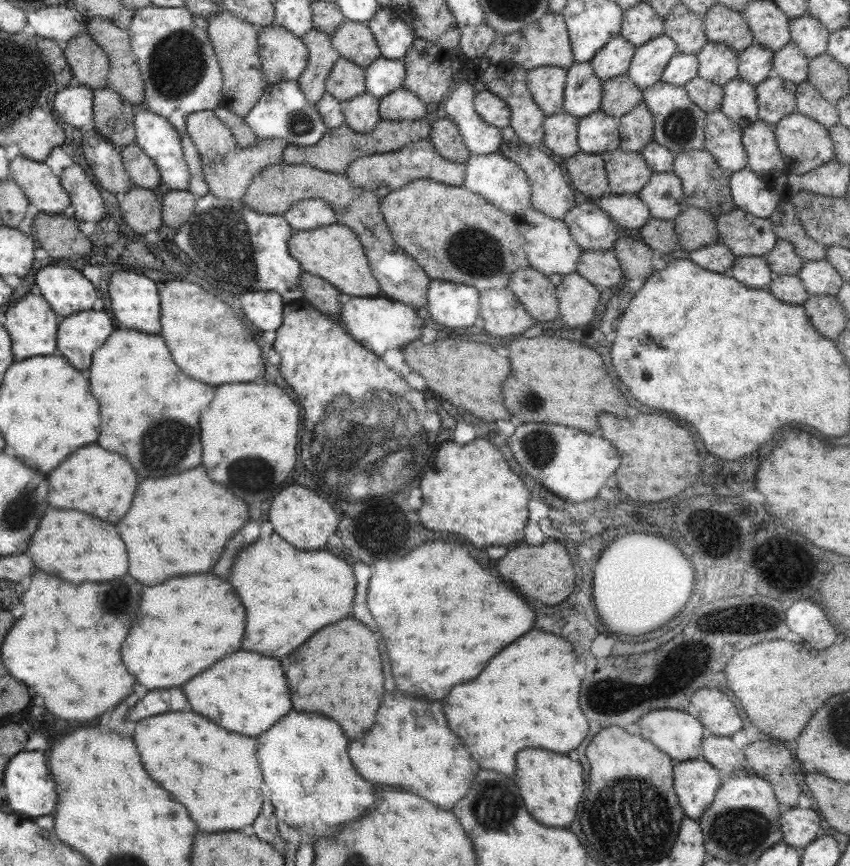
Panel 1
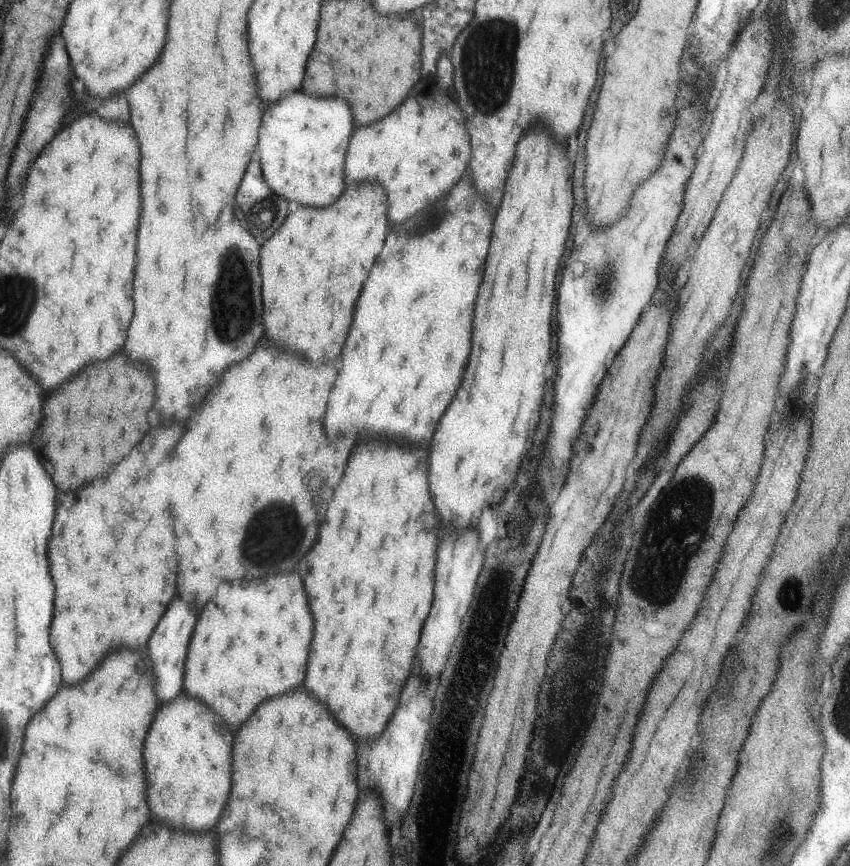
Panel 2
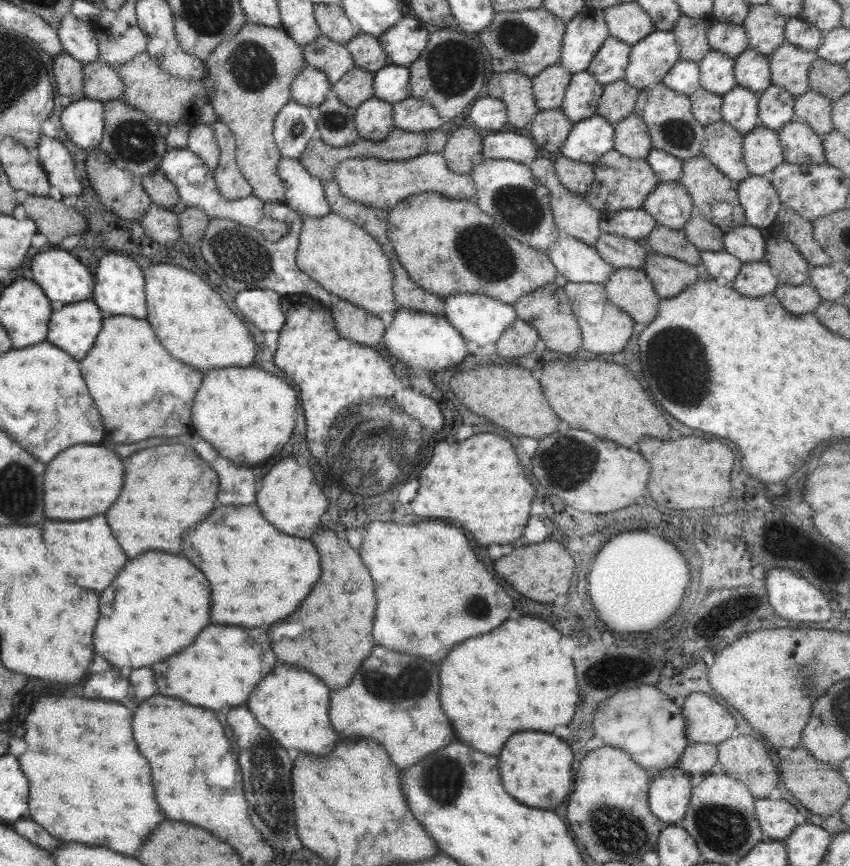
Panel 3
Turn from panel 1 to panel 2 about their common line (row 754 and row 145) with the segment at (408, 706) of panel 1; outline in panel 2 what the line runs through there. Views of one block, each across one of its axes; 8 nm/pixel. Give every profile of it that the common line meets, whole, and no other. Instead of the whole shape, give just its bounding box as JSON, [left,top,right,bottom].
[344,80,471,224]

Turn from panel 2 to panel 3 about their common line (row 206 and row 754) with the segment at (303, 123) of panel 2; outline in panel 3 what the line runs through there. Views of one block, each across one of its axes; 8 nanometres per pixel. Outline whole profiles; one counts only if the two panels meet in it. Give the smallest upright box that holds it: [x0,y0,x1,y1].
[245,664,339,756]

